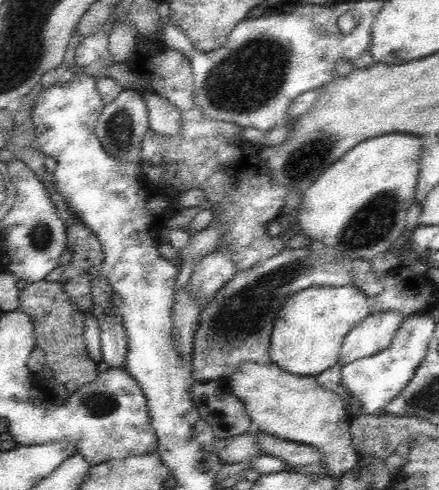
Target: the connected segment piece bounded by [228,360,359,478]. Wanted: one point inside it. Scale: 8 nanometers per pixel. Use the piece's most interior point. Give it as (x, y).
(299, 409)

